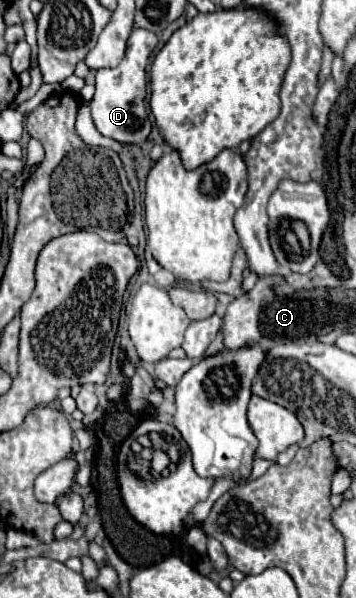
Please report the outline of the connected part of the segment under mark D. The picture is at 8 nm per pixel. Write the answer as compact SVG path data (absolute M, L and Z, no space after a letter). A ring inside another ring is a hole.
M134 28L128 38L124 60L116 68L100 68L96 72L96 94L90 102L90 112L100 134L118 140L122 144L142 144L148 138L152 122L148 118L146 104L144 104L146 66L156 44L158 44L158 34L150 30Z

